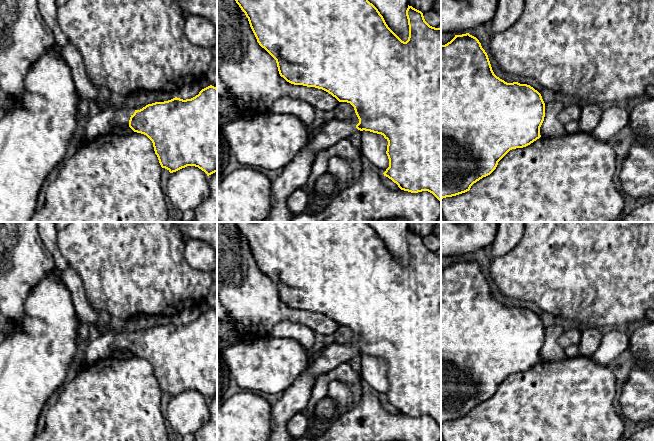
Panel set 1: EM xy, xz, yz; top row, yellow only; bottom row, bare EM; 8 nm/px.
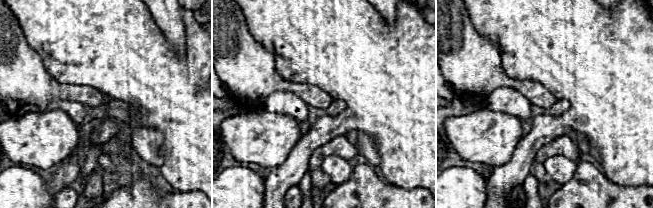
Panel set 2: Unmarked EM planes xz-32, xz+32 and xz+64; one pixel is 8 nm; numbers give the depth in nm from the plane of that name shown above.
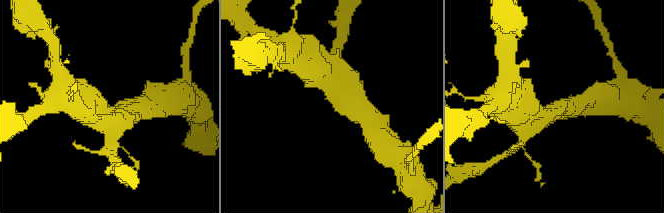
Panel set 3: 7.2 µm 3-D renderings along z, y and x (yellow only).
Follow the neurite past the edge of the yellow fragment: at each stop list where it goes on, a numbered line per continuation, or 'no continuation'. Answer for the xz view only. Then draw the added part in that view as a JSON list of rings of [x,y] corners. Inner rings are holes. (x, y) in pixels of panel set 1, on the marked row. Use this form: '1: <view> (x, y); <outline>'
1: xz (294, 176); [[[356,114],[348,119],[332,118],[321,123],[316,130],[316,135],[309,138],[294,160],[280,170],[277,178],[272,181],[274,202],[264,222],[291,222],[293,214],[287,207],[287,199],[295,190],[306,186],[316,153],[350,137],[358,130],[356,128],[358,123]]]

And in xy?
1: xy (101, 123); [[[110,103],[88,119],[82,134],[88,142],[103,137],[112,132],[115,125],[129,125],[130,117],[134,112],[132,108],[119,108],[118,105]]]

